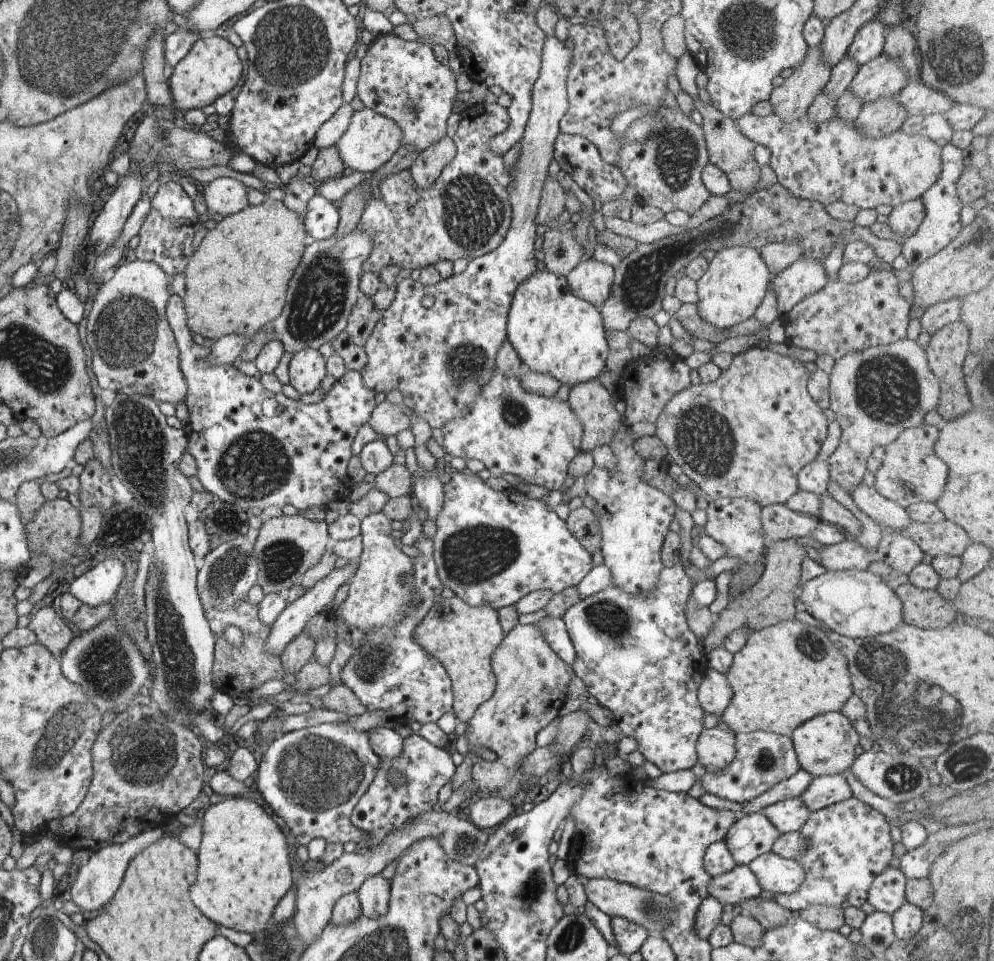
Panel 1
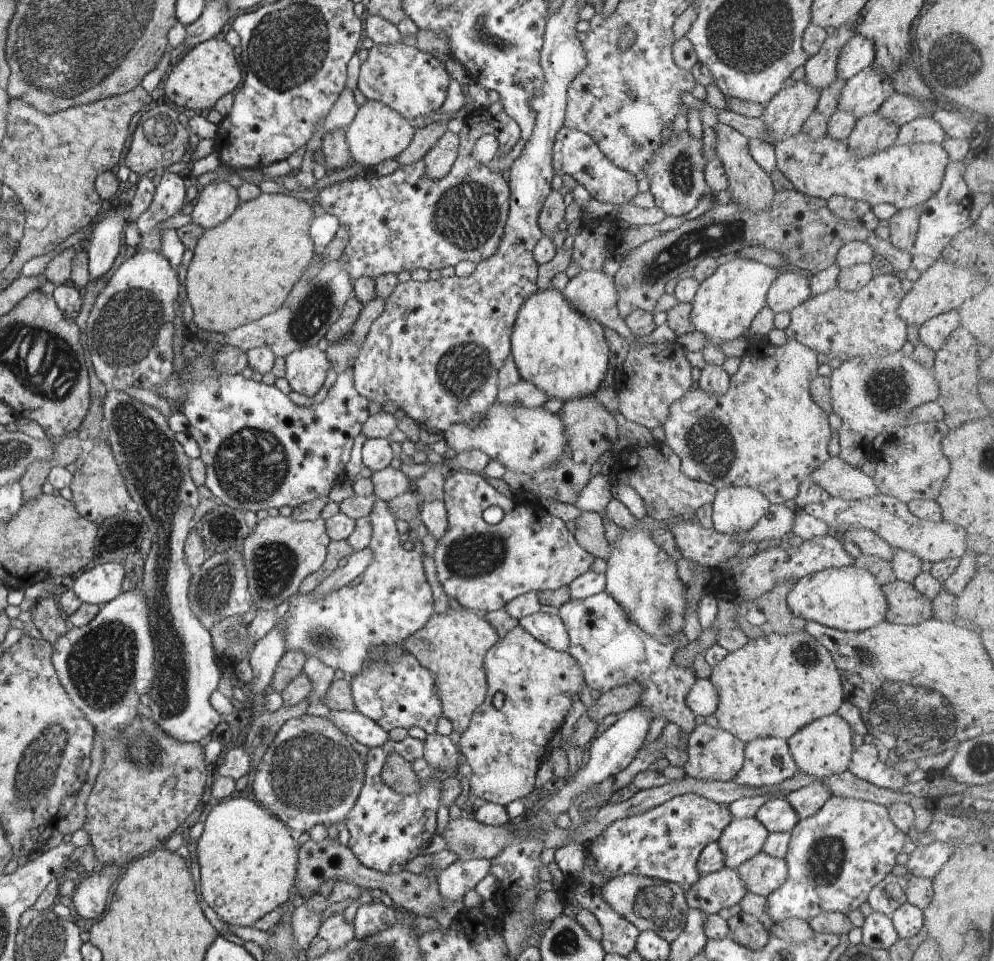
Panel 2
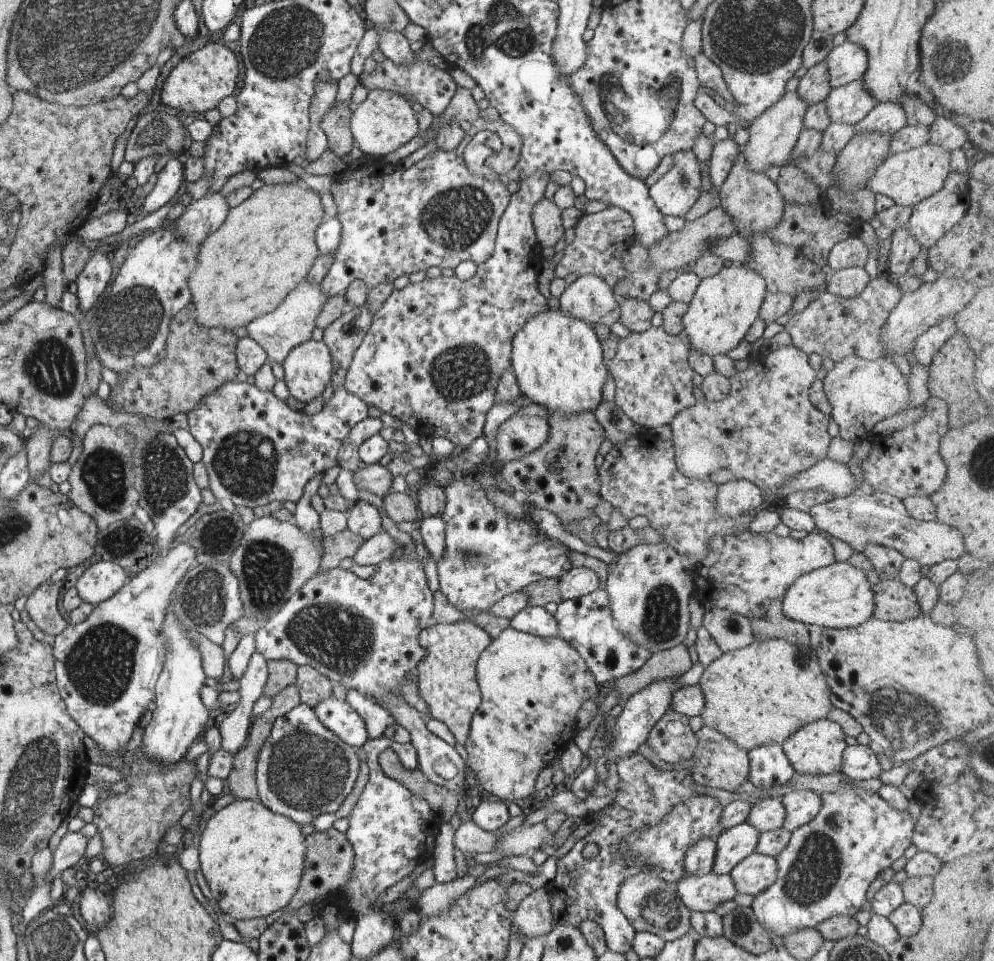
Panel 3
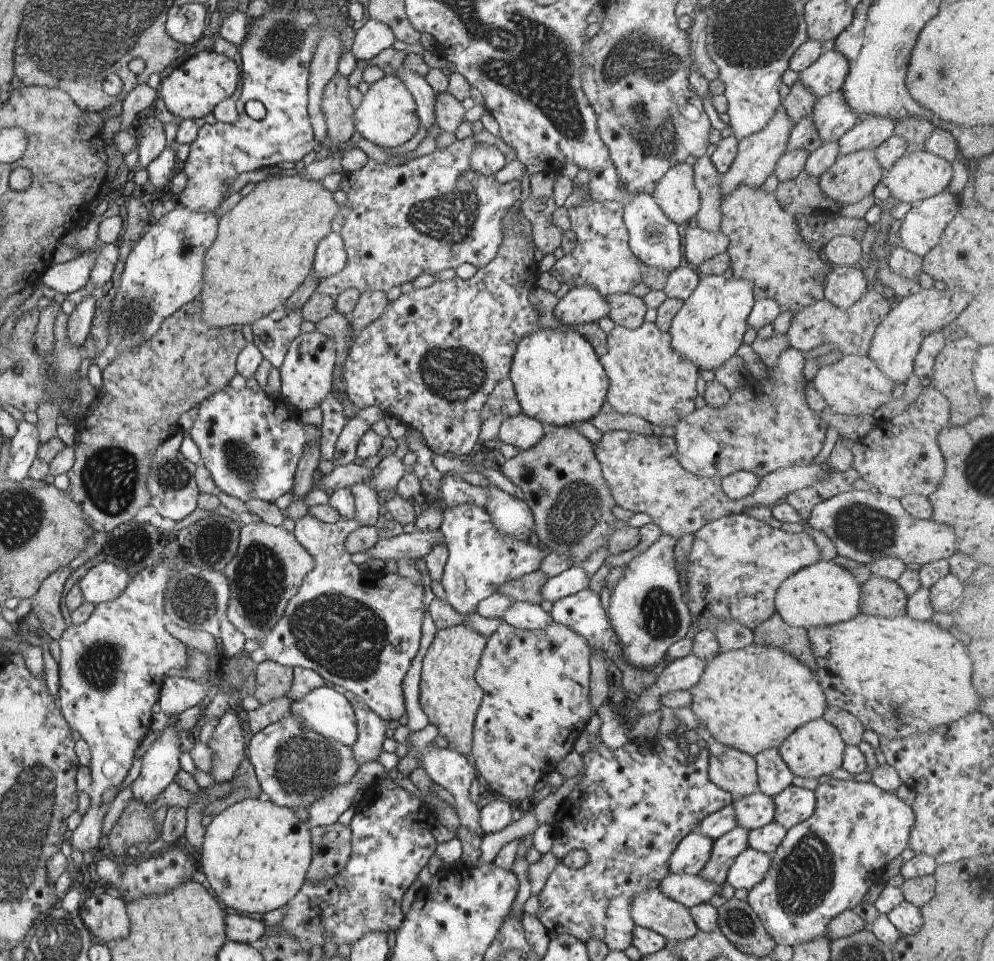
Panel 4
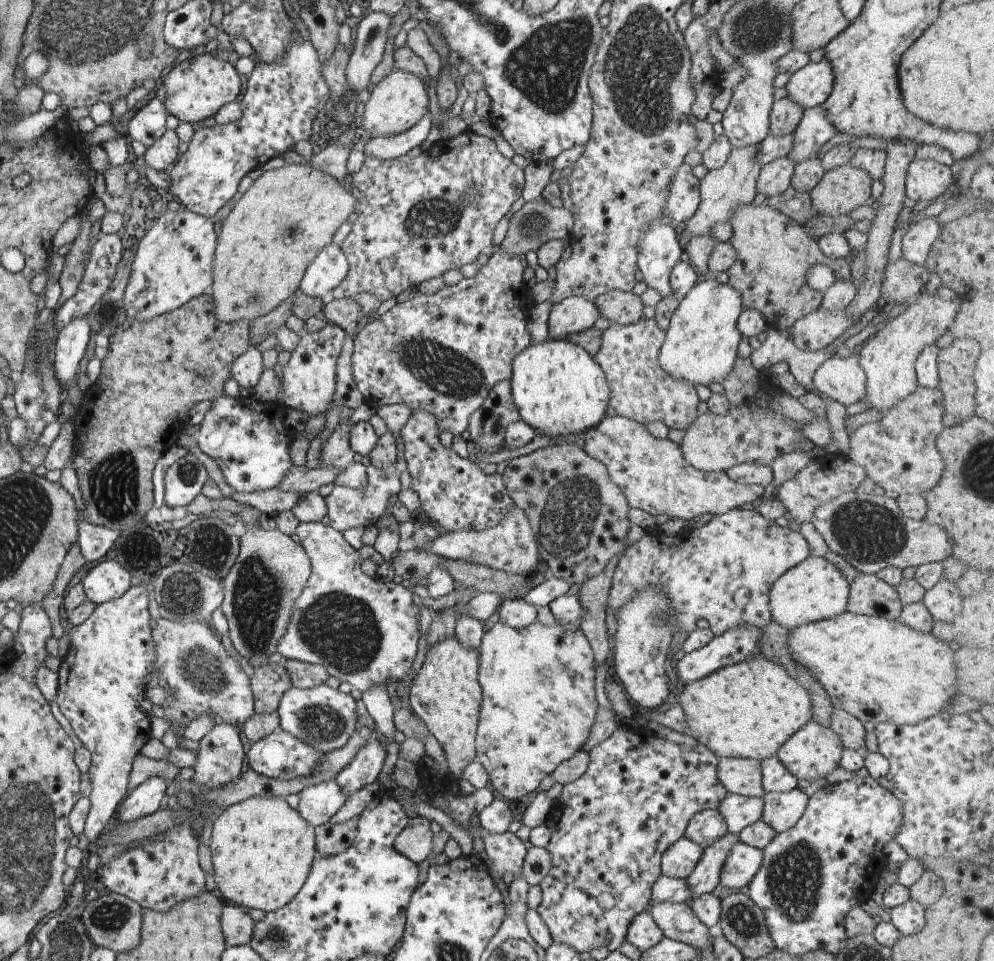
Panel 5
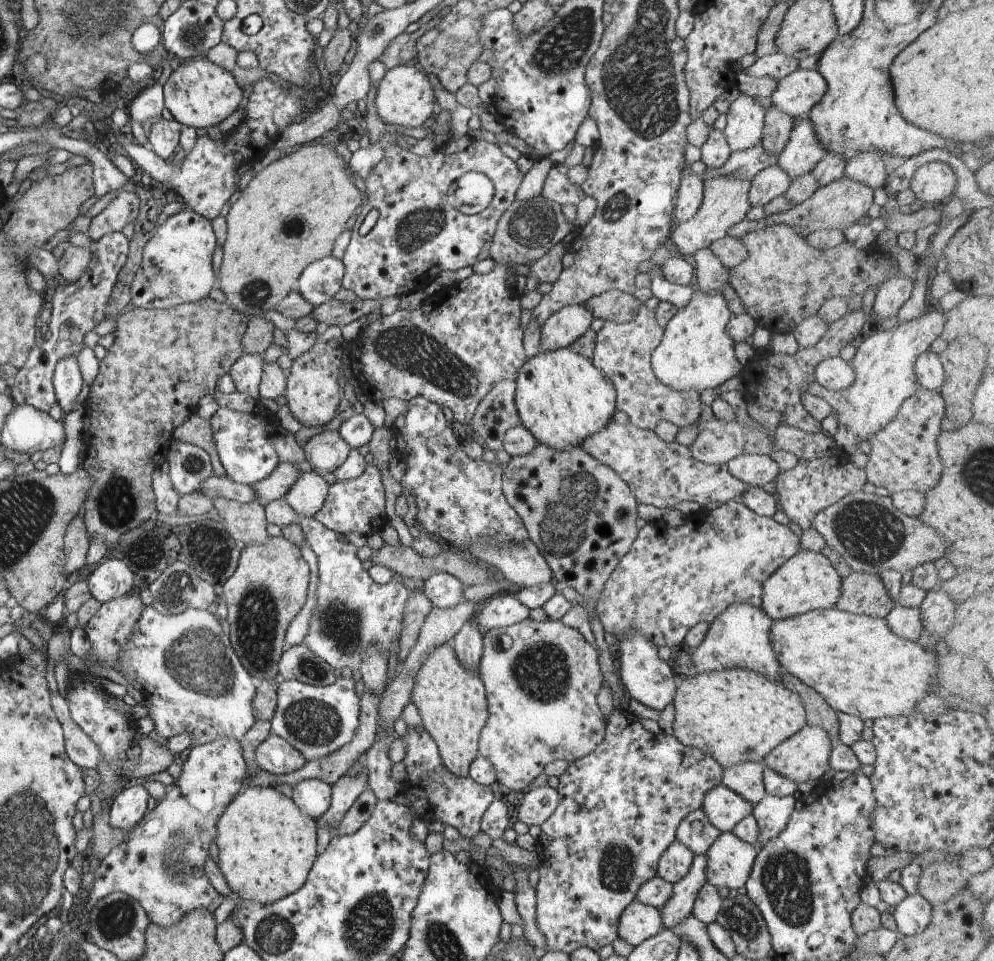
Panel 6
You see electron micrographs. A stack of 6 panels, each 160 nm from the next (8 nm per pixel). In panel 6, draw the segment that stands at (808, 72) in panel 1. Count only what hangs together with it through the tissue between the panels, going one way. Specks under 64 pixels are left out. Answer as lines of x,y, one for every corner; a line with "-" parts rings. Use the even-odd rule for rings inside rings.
712,176
703,180
703,198
695,216
685,223
677,223
676,230
670,235
675,253
683,257
694,255
698,250
709,249
718,240
728,235
728,230
742,222
751,210
749,192
751,181
734,176

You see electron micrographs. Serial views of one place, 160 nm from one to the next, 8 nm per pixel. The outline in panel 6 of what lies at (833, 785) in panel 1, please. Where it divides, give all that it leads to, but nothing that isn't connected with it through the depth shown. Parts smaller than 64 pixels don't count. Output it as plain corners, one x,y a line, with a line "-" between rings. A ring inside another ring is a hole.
765,795
758,804
753,806
753,816
760,828
760,840
756,847
759,848
768,840
777,838
786,829
796,807
797,799
798,795

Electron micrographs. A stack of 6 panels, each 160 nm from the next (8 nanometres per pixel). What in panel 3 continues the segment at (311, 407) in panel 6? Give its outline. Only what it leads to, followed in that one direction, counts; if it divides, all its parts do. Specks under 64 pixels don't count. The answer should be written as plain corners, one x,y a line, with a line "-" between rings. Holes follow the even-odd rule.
308,340
296,346
282,363
289,396
310,403
321,396
331,382
332,358
328,346

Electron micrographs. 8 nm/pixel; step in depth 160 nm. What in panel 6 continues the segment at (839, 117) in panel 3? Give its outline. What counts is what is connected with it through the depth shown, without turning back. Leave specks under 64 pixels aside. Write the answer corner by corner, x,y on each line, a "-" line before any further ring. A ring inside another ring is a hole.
803,116
793,129
784,151
779,155
777,166
786,170
791,181
814,171
818,162
826,156
827,151
816,138
814,126
808,116

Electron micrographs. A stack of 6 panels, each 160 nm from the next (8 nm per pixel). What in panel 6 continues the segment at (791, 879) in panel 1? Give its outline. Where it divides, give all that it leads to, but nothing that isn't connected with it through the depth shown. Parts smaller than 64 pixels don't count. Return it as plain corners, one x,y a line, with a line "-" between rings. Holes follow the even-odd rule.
733,832
721,833
705,855
708,856
708,883
721,892
735,893
746,885
758,849
737,838

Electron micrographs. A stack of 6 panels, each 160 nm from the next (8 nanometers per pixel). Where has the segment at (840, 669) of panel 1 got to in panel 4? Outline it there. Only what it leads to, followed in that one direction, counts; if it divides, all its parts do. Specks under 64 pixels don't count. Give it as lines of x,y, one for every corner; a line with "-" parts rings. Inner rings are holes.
752,644
720,652
708,662
700,680
688,690
692,695
689,707
696,715
700,728
706,729
723,745
753,757
766,749
778,749
791,732
808,721
822,717
828,707
825,692
816,674
795,656
768,645

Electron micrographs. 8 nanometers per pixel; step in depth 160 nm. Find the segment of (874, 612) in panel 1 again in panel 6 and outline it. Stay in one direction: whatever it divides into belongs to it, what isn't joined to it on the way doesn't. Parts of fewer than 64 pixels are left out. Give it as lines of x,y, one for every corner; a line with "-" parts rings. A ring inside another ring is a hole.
800,551
786,560
763,584
761,608
770,619
784,620
811,611
829,610
836,606
841,594
841,577
830,560
818,552

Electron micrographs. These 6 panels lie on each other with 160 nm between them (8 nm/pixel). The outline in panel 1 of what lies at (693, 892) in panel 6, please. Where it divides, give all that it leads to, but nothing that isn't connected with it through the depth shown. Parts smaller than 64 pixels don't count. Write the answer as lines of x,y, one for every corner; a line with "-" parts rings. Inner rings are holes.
751,813
739,815
723,842
736,865
749,866
756,858
772,852
772,846
780,836
764,814

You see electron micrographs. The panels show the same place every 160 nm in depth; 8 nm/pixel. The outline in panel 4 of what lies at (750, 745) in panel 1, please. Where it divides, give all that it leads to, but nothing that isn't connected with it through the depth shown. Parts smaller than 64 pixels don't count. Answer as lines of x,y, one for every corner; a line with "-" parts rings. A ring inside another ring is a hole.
766,749
755,757
760,792
775,797
792,785
794,773
780,756
779,749

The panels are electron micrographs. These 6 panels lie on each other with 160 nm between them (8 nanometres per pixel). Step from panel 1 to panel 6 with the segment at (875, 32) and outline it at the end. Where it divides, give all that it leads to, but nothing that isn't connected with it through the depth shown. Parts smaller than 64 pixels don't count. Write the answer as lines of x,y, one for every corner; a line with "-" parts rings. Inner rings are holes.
799,69
797,72
778,81
778,88
774,90
771,96
772,105
776,106
784,114
788,114
791,118
802,118
803,116
808,116
812,108
822,100
827,88
826,80
824,80
820,72
817,72
817,70

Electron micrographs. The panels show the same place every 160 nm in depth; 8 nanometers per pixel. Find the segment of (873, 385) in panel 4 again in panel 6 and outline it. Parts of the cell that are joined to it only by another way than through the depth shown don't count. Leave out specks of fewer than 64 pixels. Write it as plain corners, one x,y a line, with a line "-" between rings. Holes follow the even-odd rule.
839,356
821,361
815,369
815,381
828,391
846,390
856,380
856,374
849,362

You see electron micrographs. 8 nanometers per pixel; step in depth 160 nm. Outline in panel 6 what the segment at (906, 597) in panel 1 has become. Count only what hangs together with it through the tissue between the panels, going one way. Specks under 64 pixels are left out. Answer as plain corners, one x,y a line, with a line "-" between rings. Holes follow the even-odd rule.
853,571
842,577
841,582
841,594
835,606
840,611
885,619
897,604
879,575

